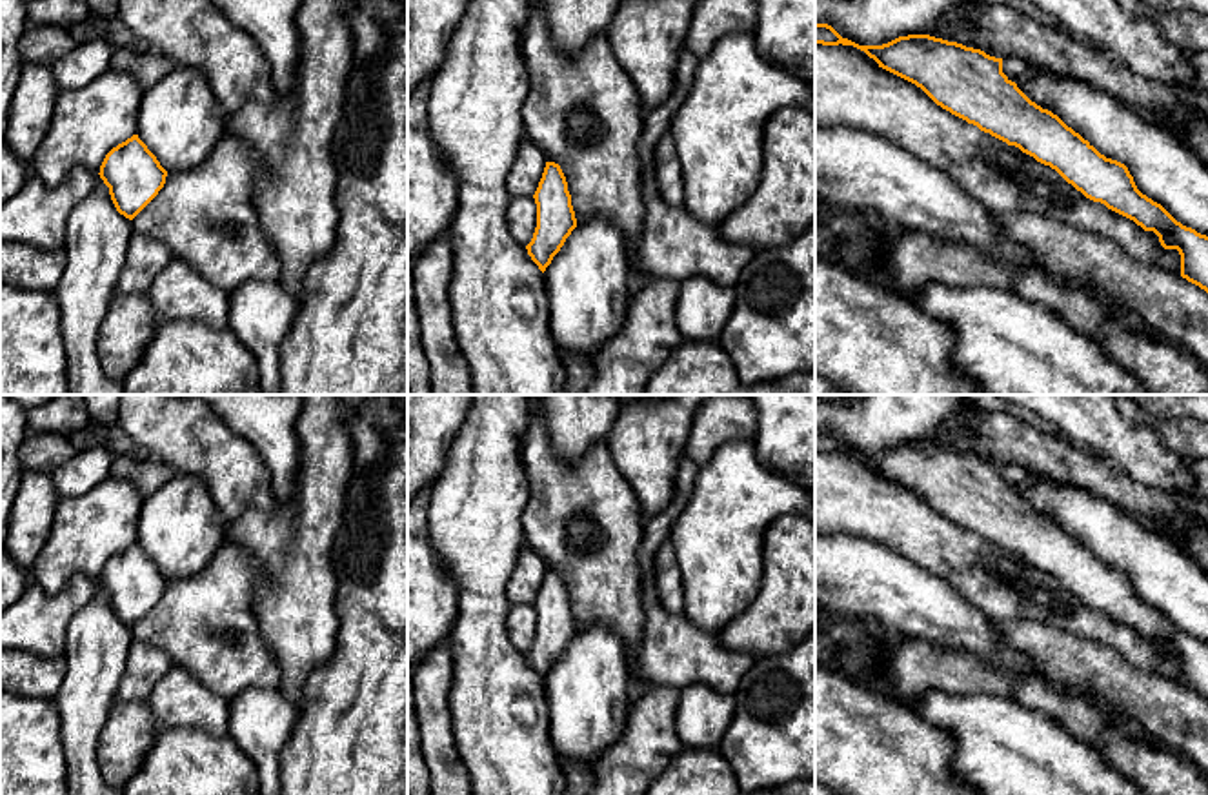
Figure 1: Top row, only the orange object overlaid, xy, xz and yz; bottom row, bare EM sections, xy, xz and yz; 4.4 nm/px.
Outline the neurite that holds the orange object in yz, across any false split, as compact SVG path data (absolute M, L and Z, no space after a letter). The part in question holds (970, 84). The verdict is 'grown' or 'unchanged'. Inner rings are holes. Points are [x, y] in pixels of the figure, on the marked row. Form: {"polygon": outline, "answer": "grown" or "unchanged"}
{"polygon": "M815 0L815 44L822 45L853 45L873 58L879 67L915 84L921 87L937 106L951 115L977 126L981 131L1019 147L1022 153L1033 156L1037 162L1055 169L1068 184L1081 191L1086 198L1104 204L1108 209L1133 220L1144 231L1153 231L1164 249L1177 249L1181 255L1181 277L1199 286L1208 293L1208 166L1186 146L1181 144L1177 135L1148 122L1139 109L1121 102L1104 89L1093 87L1079 78L1062 76L1050 67L1035 65L1035 78L1026 82L1021 89L1002 73L1002 58L986 55L981 49L966 47L955 42L951 36L957 29L962 35L968 29L966 20L953 20L951 13L964 0Z", "answer": "grown"}

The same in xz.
{"polygon": "M546 162L533 198L537 227L526 249L544 273L551 337L559 351L593 360L620 331L635 289L624 233L604 218L575 218L555 162Z", "answer": "grown"}

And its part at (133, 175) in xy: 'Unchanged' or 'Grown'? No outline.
Grown

